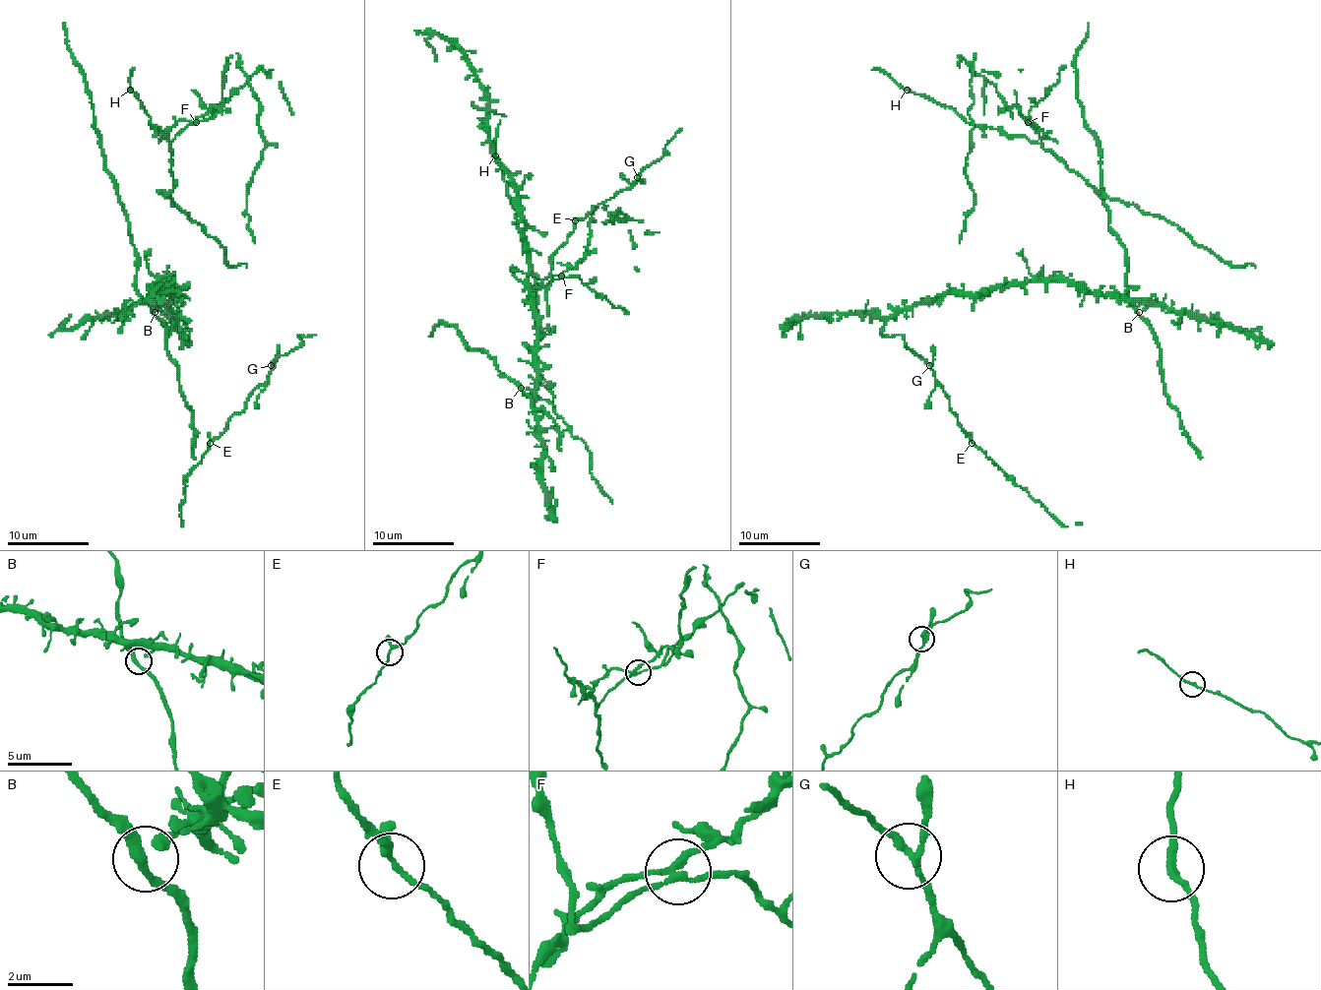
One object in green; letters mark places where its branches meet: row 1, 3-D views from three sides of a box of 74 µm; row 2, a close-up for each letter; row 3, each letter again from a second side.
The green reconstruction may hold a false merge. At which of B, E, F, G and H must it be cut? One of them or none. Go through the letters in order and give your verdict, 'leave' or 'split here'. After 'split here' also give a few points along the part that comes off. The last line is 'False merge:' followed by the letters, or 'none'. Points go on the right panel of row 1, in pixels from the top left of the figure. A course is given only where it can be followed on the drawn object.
B: leave
E: leave
F: split here | (1027, 123), (974, 72), (974, 61), (966, 167), (974, 209), (960, 243)
G: leave
H: leave
False merge: F

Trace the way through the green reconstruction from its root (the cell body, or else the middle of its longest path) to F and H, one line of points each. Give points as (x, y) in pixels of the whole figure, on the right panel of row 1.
F: (1043, 143), (1027, 123)
H: (1043, 143), (1031, 143), (1025, 137), (1010, 137), (990, 127), (970, 125), (951, 108), (907, 90)

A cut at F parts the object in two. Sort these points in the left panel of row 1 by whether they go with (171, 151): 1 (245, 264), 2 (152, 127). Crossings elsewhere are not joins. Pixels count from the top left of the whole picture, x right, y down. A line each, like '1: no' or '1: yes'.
1: yes
2: yes

